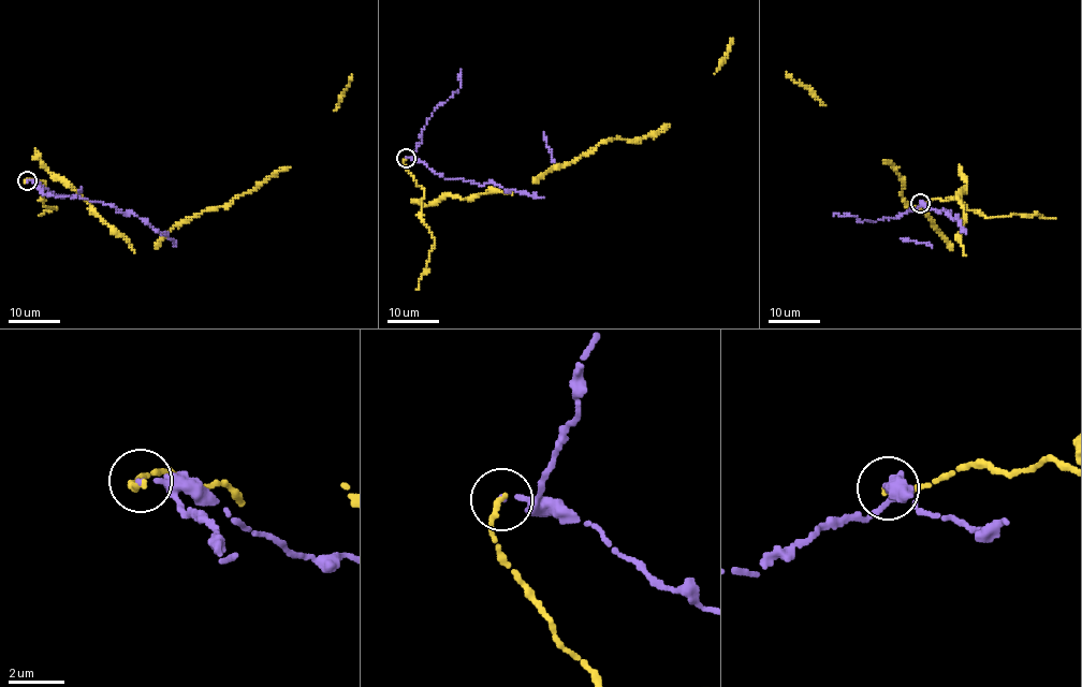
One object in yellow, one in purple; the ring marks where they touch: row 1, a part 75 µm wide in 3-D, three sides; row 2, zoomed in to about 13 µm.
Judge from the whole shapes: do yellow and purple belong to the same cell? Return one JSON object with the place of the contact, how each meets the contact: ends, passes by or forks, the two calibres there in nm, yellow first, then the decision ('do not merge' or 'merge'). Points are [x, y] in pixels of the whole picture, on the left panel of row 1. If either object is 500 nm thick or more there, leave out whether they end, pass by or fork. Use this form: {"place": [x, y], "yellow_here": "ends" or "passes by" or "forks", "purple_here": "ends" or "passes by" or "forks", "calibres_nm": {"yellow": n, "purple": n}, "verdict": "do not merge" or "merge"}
{"place": [27, 180], "yellow_here": "ends", "purple_here": "ends", "calibres_nm": {"yellow": 240, "purple": 170}, "verdict": "do not merge"}

